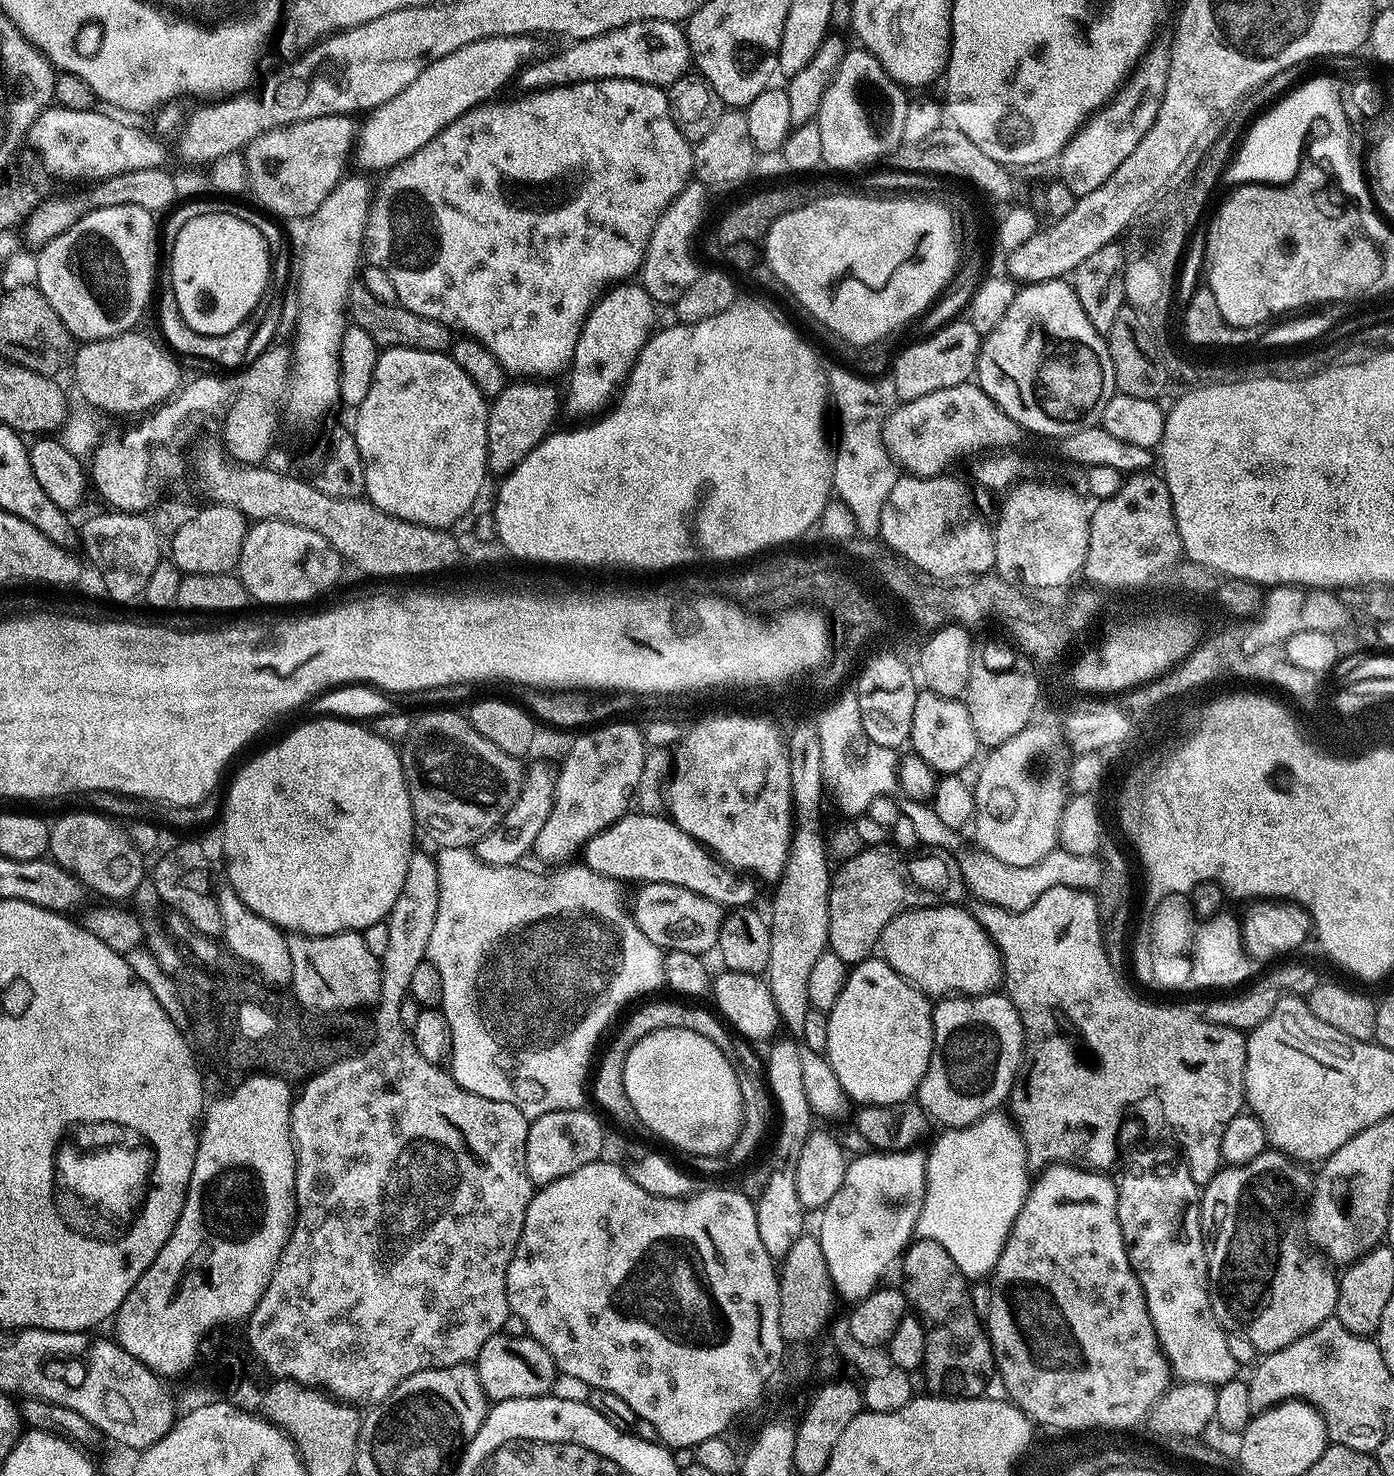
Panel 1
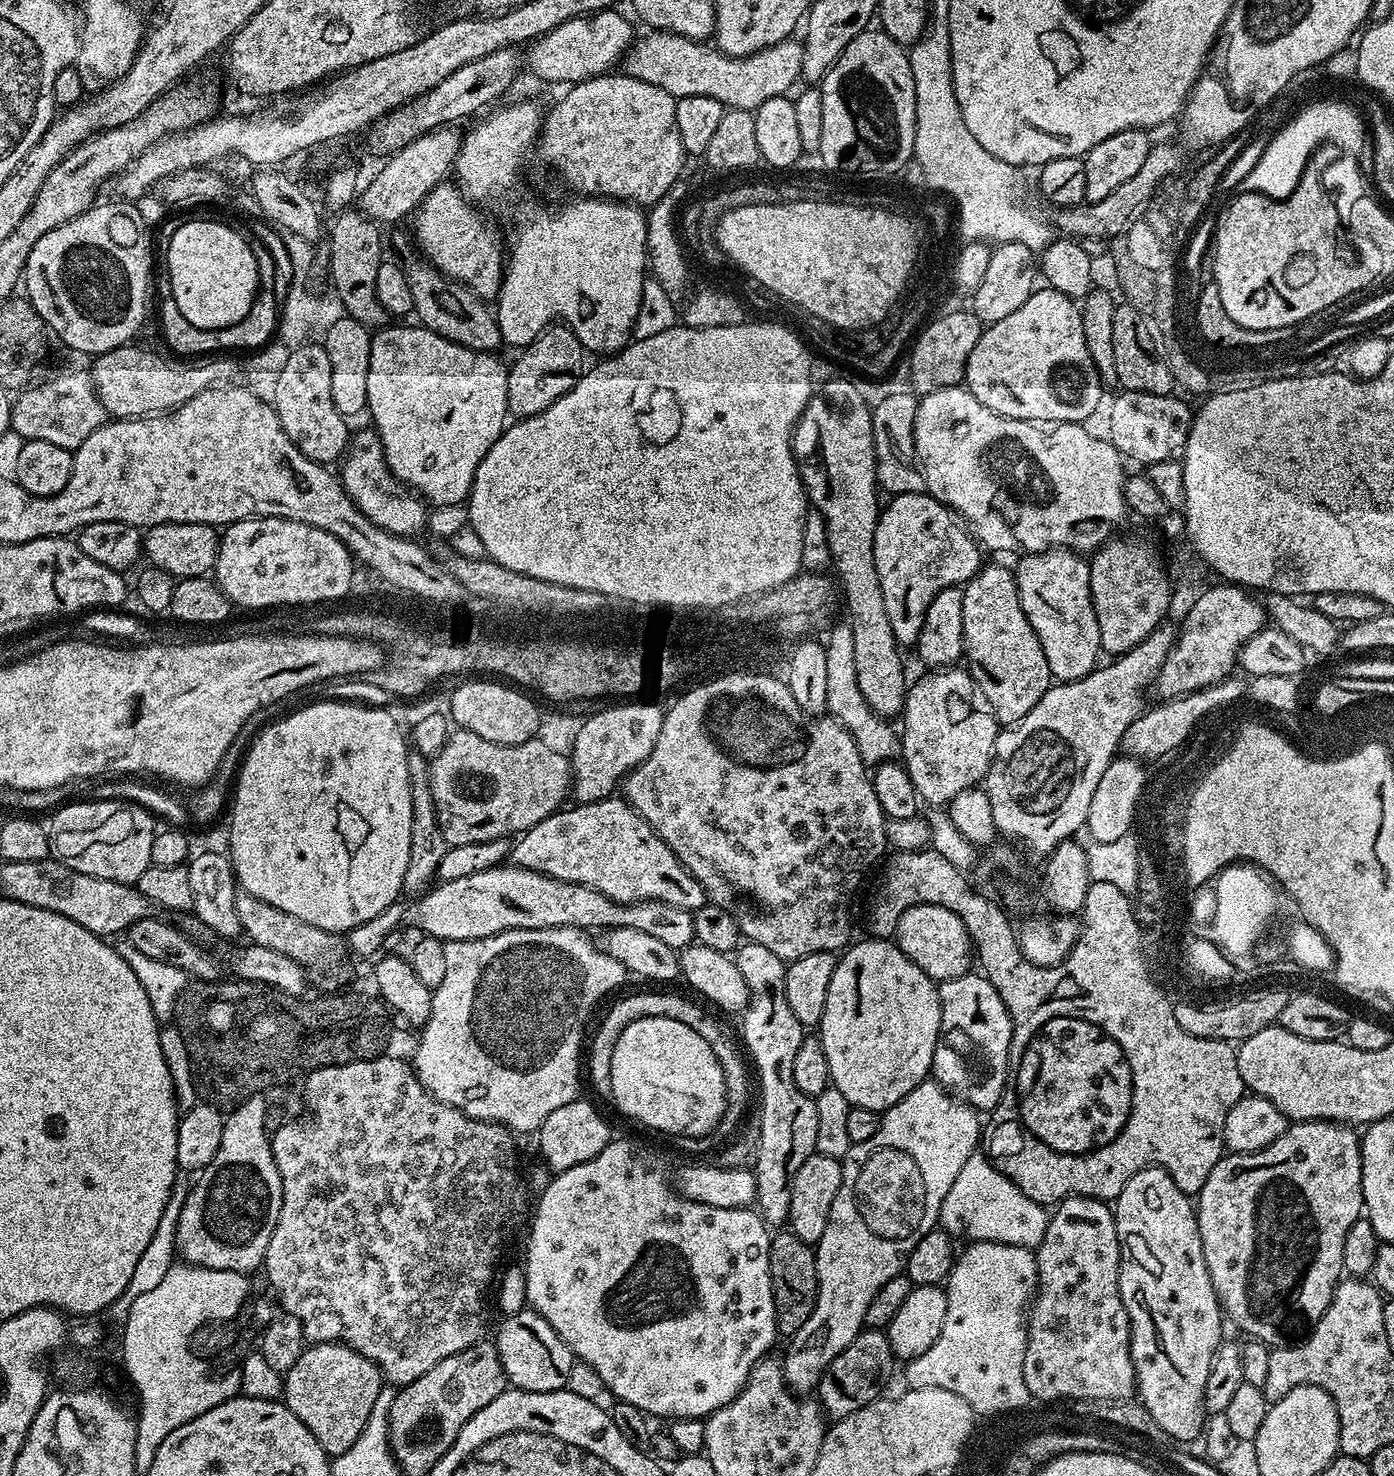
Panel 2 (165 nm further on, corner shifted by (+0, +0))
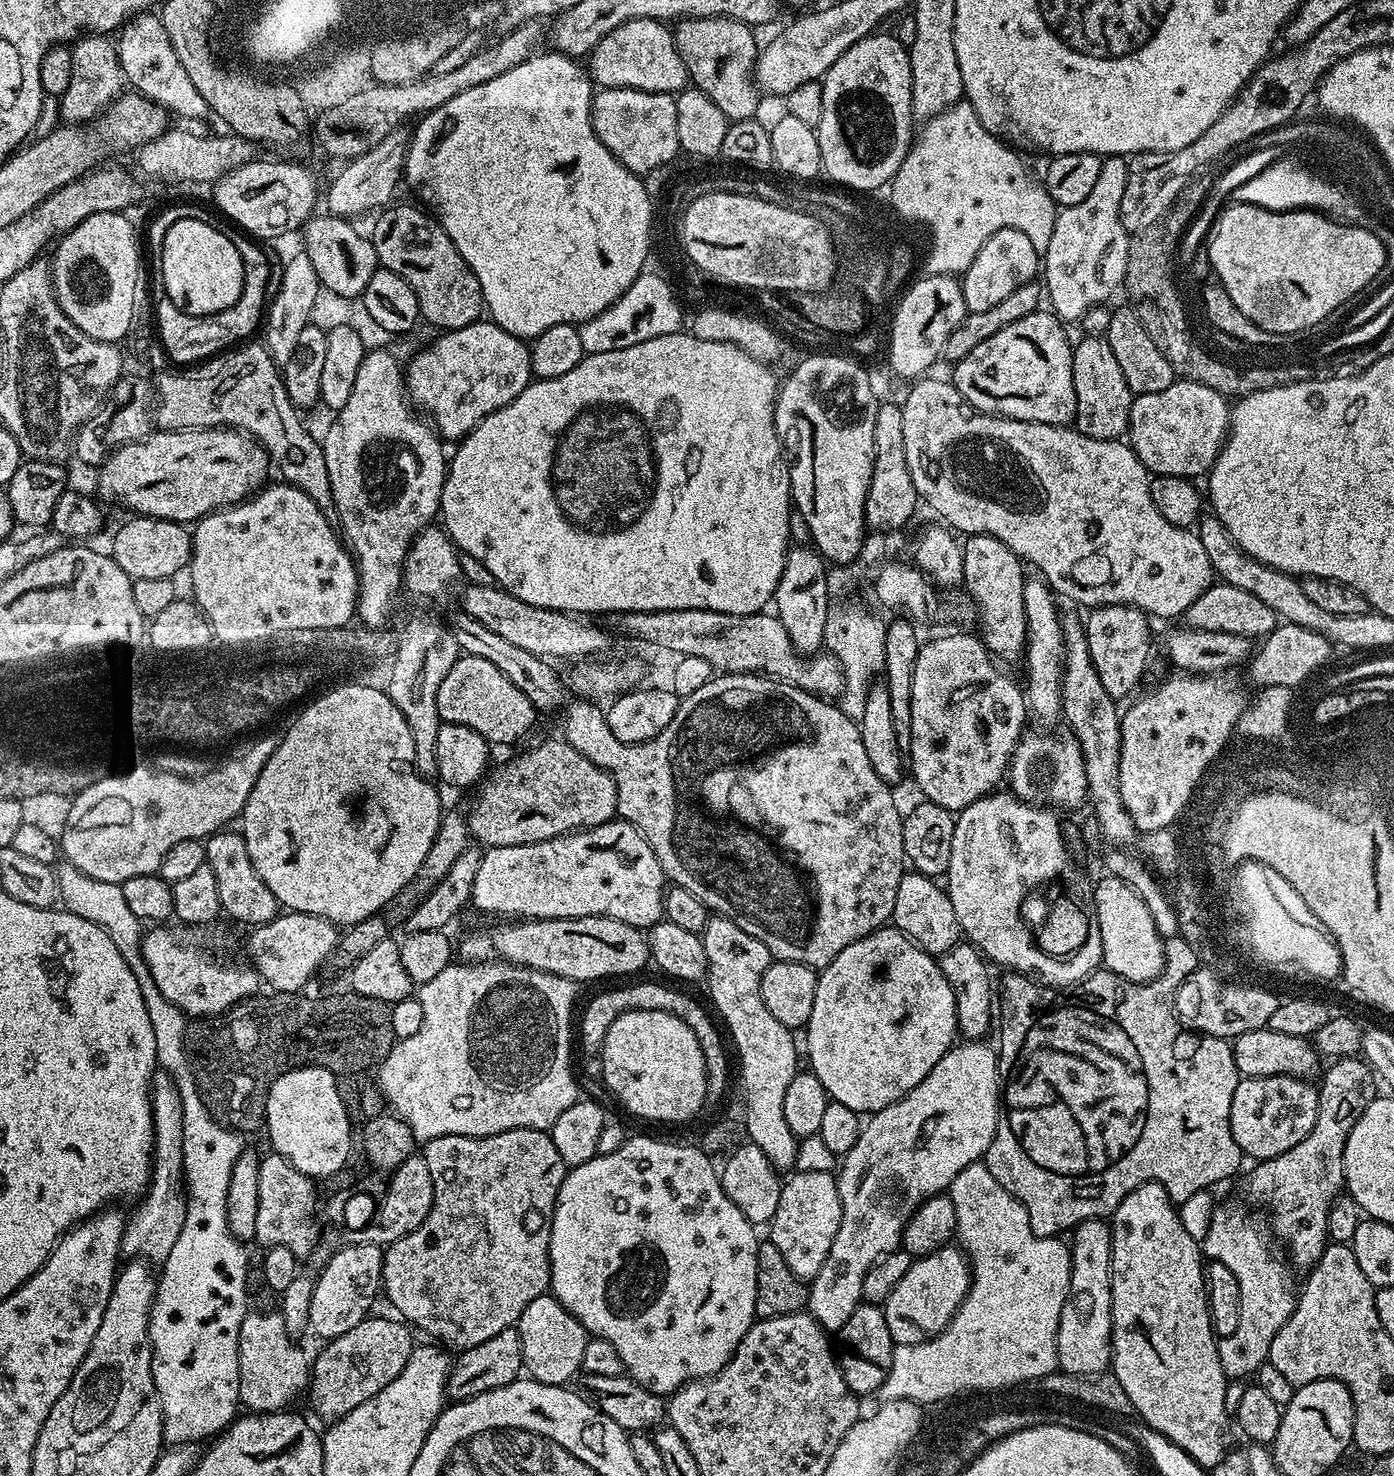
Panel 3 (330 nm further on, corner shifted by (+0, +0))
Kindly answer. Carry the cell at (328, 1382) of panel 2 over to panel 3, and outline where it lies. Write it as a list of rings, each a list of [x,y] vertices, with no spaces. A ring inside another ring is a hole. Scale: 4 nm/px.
[[[372,1314],[346,1334],[329,1339],[323,1345],[325,1348],[317,1356],[315,1354],[311,1361],[310,1391],[312,1390],[312,1408],[324,1422],[341,1420],[346,1414],[350,1414],[350,1410],[354,1410],[354,1406],[362,1406],[362,1402],[374,1398],[378,1390],[390,1386],[390,1382],[394,1382],[394,1378],[402,1374],[402,1366],[406,1366],[414,1347],[411,1331],[413,1329],[399,1319],[387,1320],[384,1316]]]

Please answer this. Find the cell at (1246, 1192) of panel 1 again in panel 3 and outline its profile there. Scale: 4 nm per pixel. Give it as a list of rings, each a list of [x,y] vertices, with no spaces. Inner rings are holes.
[[[1346,1056],[1342,1060],[1332,1060],[1329,1065],[1324,1077],[1318,1080],[1320,1109],[1314,1130],[1310,1130],[1310,1134],[1306,1134],[1298,1146],[1290,1146],[1286,1154],[1253,1163],[1253,1168],[1243,1173],[1244,1181],[1240,1184],[1241,1194],[1249,1196],[1244,1198],[1253,1205],[1272,1208],[1270,1216],[1275,1231],[1286,1245],[1291,1263],[1301,1270],[1313,1268],[1324,1245],[1329,1243],[1326,1218],[1330,1216],[1330,1206],[1341,1195],[1346,1184],[1346,1138],[1350,1138],[1350,1130],[1354,1130],[1354,1122],[1358,1122],[1362,1110],[1366,1110],[1366,1106],[1378,1095],[1377,1077],[1363,1059]]]

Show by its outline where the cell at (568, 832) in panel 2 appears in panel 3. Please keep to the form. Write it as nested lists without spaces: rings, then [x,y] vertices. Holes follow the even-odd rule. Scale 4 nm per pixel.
[[[613,818],[605,824],[599,824],[593,828],[582,828],[579,832],[567,832],[564,836],[555,836],[542,842],[530,842],[522,846],[502,846],[490,848],[483,853],[481,865],[478,866],[478,874],[475,875],[471,907],[476,907],[480,912],[489,912],[492,916],[504,916],[500,918],[527,918],[530,920],[577,920],[583,916],[609,916],[618,922],[626,922],[630,926],[647,930],[659,924],[664,919],[664,894],[666,891],[666,877],[658,858],[654,858],[654,850],[650,850],[650,842],[642,838],[642,834],[633,824]]]

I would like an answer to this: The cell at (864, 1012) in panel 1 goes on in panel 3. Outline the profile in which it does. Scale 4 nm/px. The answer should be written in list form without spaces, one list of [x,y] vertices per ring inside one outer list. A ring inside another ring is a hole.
[[[885,926],[878,931],[872,932],[869,936],[863,936],[858,942],[846,946],[834,962],[830,962],[817,975],[816,989],[814,990],[814,1010],[810,1010],[810,1022],[806,1029],[808,1035],[808,1060],[810,1071],[816,1075],[818,1082],[826,1086],[831,1099],[842,1102],[842,1106],[850,1106],[850,1110],[861,1114],[871,1114],[898,1102],[907,1092],[914,1090],[934,1066],[950,1051],[958,1040],[958,1014],[954,1006],[954,990],[950,990],[950,982],[946,982],[946,974],[942,974],[937,957],[930,955],[929,952],[922,951],[913,940],[903,936],[896,927]]]

